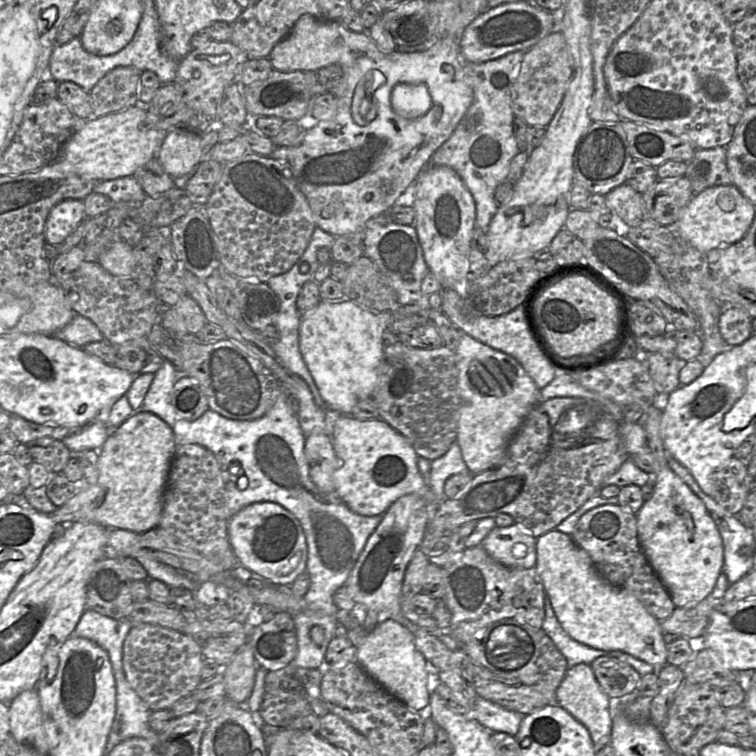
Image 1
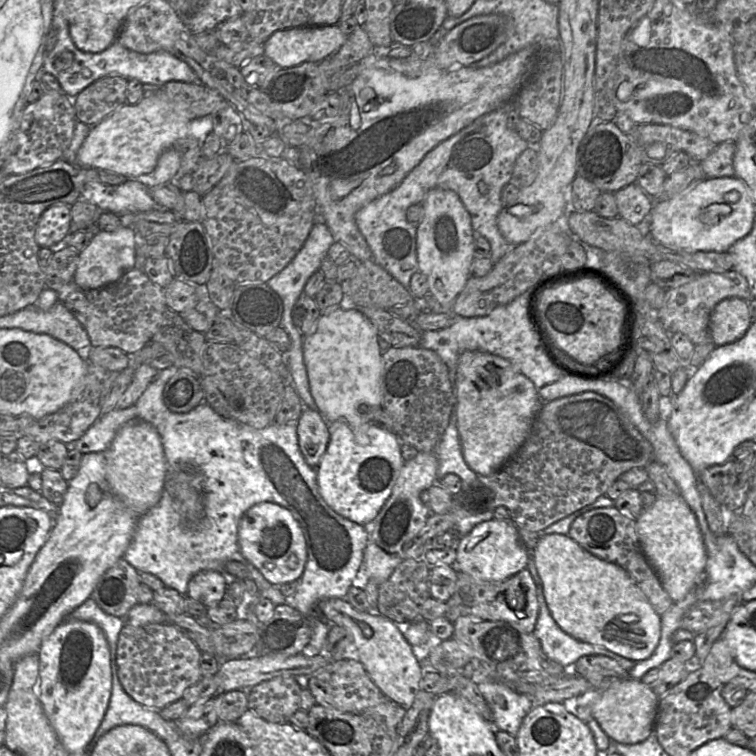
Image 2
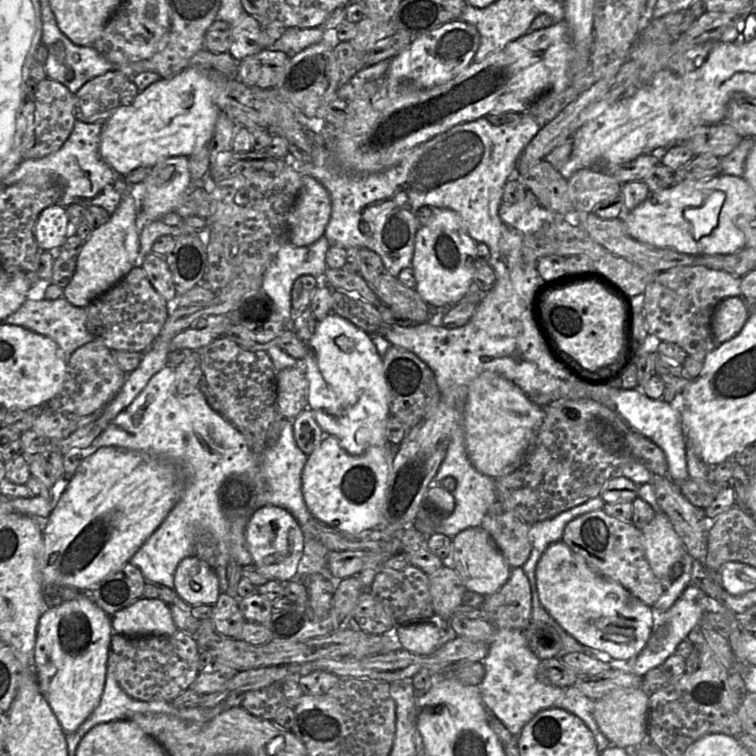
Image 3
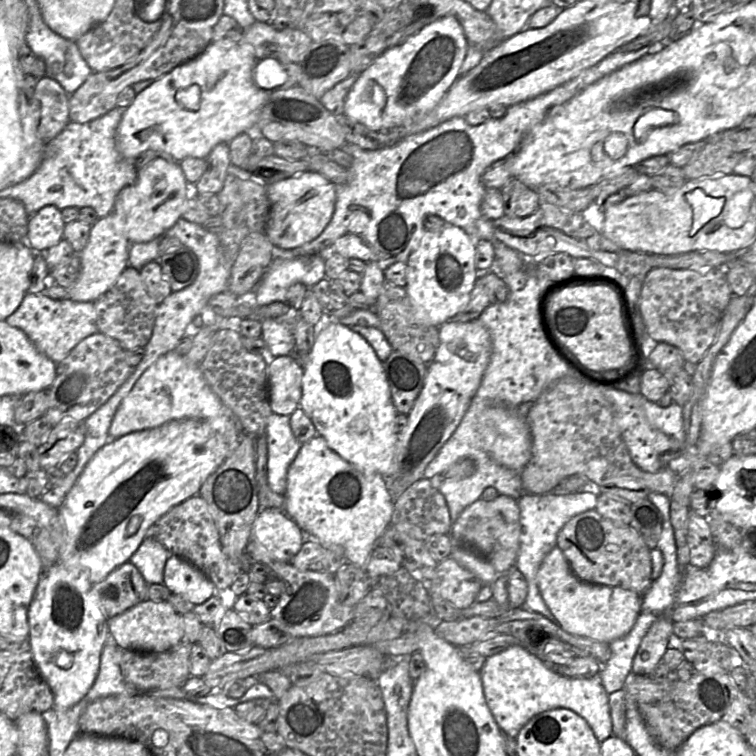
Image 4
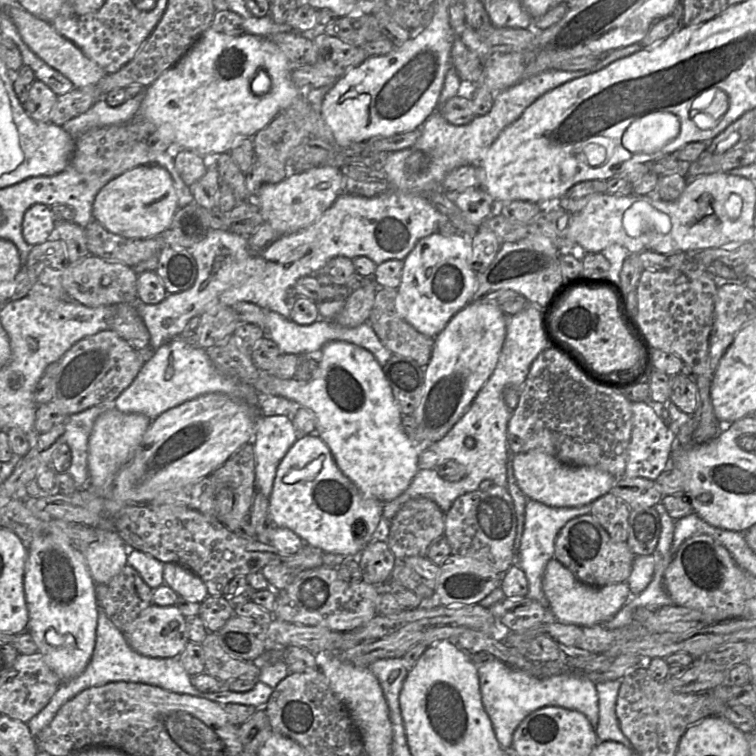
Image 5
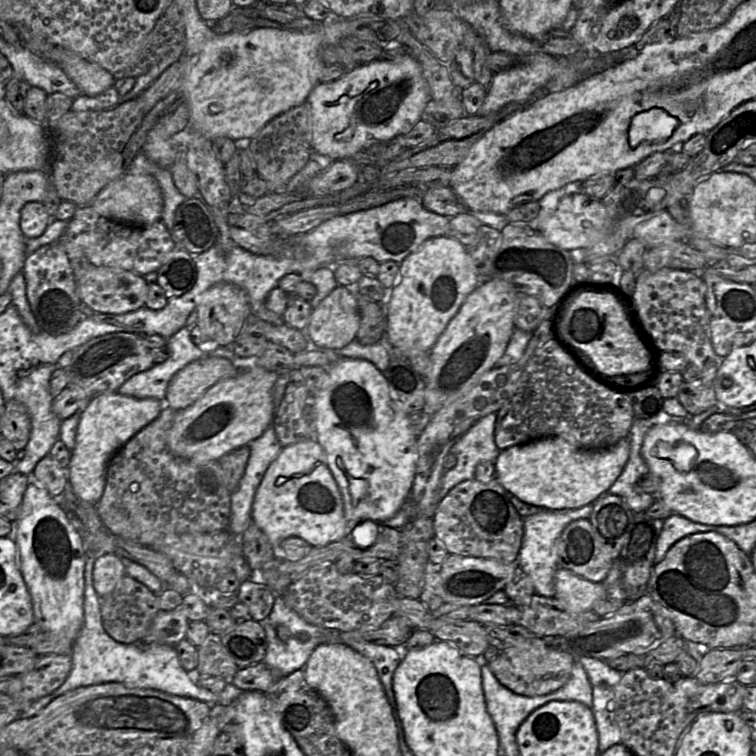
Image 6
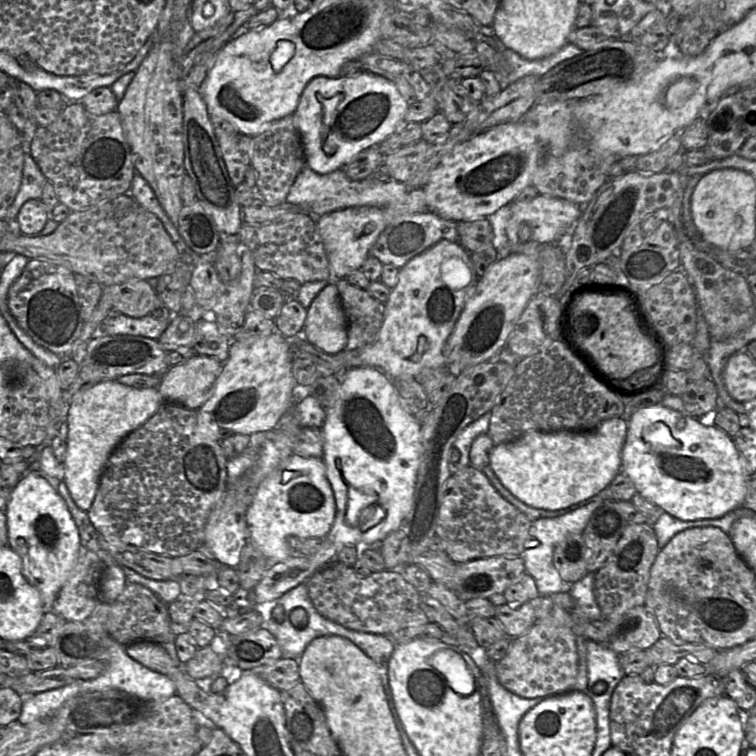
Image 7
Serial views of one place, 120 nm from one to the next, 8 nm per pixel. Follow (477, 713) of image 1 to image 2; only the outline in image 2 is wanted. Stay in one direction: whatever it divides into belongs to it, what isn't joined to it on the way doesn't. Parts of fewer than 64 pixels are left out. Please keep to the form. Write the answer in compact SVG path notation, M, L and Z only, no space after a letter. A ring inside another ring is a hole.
M494 681L481 682L478 689L493 713L494 728L516 736L522 721L535 706L532 696Z

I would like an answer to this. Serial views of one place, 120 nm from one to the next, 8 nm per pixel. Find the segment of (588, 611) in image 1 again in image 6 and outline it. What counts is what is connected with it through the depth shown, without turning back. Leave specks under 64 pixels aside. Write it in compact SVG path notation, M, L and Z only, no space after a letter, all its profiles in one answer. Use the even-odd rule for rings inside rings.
M558 567L555 573L555 588L557 598L571 614L582 614L592 611L593 606L600 600L608 600L608 593L603 582L591 582L579 577L570 570Z

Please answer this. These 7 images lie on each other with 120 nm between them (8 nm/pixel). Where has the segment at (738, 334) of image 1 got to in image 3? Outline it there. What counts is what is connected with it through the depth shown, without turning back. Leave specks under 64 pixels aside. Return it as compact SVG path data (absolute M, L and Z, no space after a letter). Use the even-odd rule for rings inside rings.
M732 296L723 299L712 316L712 332L718 344L738 335L749 319L749 312L743 297Z

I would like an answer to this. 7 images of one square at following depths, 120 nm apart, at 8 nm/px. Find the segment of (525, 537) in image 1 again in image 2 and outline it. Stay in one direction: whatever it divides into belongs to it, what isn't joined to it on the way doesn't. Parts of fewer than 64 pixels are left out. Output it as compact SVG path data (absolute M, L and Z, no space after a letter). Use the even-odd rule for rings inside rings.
M511 520L485 521L467 535L457 537L455 568L471 577L489 582L503 581L527 568L530 552L521 542L518 527Z

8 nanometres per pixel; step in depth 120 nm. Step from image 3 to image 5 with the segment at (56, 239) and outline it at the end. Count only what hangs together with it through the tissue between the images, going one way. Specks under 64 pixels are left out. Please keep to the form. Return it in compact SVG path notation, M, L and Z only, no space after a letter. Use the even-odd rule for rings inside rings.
M34 204L26 210L22 234L28 244L38 245L46 242L53 229L54 221L49 205Z

